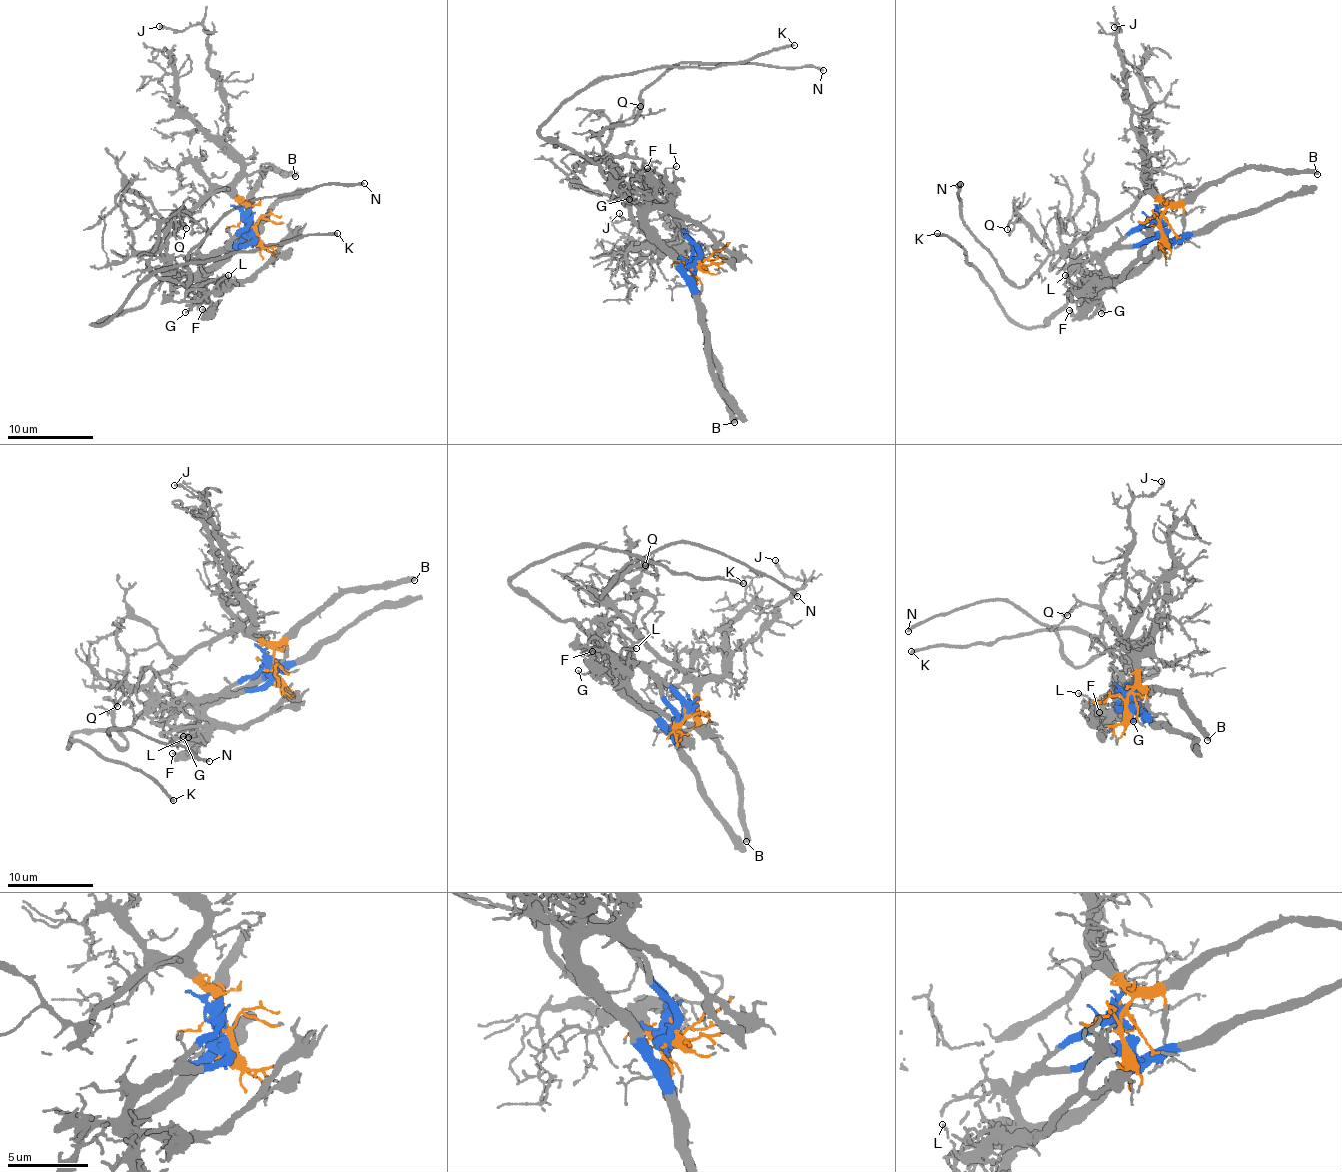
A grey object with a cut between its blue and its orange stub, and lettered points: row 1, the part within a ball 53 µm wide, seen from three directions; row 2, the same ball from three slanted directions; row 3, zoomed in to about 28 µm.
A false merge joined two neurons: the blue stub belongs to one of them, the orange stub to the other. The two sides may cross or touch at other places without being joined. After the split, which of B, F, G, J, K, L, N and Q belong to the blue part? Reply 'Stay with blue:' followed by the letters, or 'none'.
Stay with blue: F, G, K, L

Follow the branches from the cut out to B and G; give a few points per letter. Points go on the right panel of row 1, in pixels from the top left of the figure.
B: (1159, 227), (1159, 216), (1169, 206), (1189, 204), (1210, 184), (1223, 182), (1250, 167), (1317, 173)
G: (1159, 227), (1154, 223), (1139, 223), (1105, 258), (1100, 305), (1104, 311), (1100, 314)

